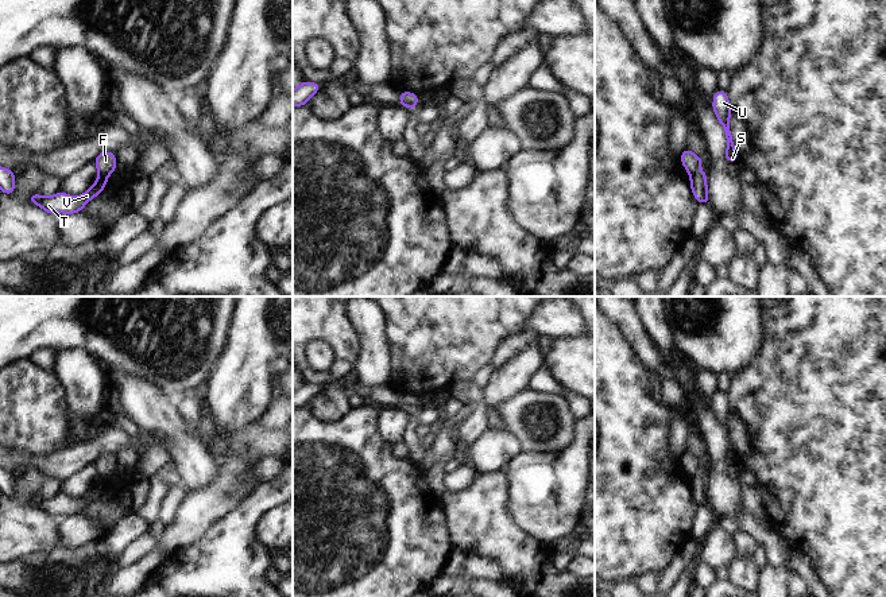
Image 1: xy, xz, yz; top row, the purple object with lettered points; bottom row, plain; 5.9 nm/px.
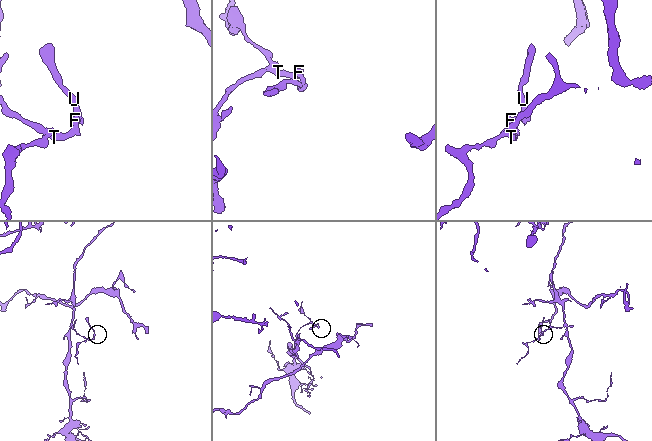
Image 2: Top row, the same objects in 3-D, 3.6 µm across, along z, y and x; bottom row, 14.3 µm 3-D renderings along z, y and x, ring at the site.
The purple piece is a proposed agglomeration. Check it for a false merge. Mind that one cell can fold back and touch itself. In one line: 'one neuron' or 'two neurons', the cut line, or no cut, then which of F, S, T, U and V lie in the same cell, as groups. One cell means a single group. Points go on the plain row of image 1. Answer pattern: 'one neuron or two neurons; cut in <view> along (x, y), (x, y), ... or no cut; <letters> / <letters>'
two neurons; cut in yz along (699, 473), (691, 477); F S U / T V

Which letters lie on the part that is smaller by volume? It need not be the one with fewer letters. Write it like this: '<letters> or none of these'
F, S, U

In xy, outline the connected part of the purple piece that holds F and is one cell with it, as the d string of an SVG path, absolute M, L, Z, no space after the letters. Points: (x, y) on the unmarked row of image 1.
M100 454L96 461L94 466L100 477L111 477L116 473L116 454Z

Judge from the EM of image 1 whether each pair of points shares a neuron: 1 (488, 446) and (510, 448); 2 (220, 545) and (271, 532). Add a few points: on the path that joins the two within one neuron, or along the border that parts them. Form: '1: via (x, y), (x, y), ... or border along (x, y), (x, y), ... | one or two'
1: via (494, 446), (505, 446) | one
2: border along (271, 508), (256, 524), (256, 539), (267, 550) | two

